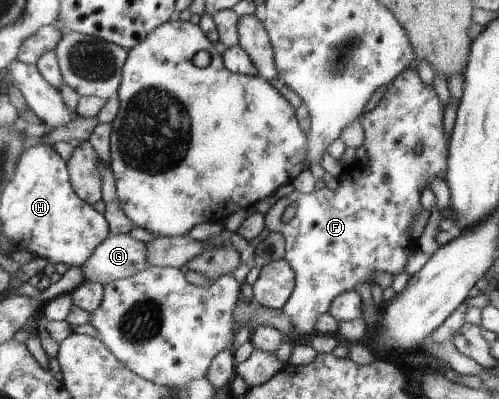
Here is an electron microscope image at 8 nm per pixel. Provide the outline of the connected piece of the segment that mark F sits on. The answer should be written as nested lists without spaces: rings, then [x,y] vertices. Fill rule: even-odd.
[[[416,68],[403,69],[395,78],[387,83],[386,89],[384,90],[377,105],[372,110],[359,117],[359,124],[361,124],[363,134],[365,135],[363,142],[367,151],[367,164],[359,164],[356,160],[353,164],[346,168],[337,178],[338,184],[335,190],[330,191],[328,188],[323,187],[321,189],[313,189],[312,192],[303,194],[293,189],[292,192],[286,196],[277,199],[275,204],[273,204],[264,213],[264,229],[282,234],[282,237],[284,238],[284,259],[287,261],[287,264],[289,264],[294,274],[295,286],[293,287],[289,298],[287,298],[285,304],[281,308],[283,310],[283,314],[289,318],[293,332],[297,334],[297,337],[295,337],[293,341],[306,341],[314,332],[316,332],[315,326],[317,318],[319,318],[319,316],[328,309],[329,303],[333,300],[333,298],[335,298],[335,296],[337,296],[337,294],[341,294],[341,292],[345,292],[346,290],[355,290],[355,284],[370,284],[370,286],[373,286],[374,282],[372,280],[372,276],[375,272],[382,272],[391,275],[403,272],[407,258],[409,258],[409,256],[413,254],[413,251],[416,250],[415,244],[417,238],[413,240],[413,238],[409,236],[409,226],[411,226],[411,222],[413,222],[413,216],[422,209],[419,204],[420,192],[427,186],[427,180],[429,180],[429,178],[445,180],[445,170],[447,170],[447,149],[449,148],[449,142],[444,130],[442,129],[441,118],[443,118],[443,109],[443,102],[439,100],[439,96],[437,96],[437,92],[435,92],[435,88],[433,88],[431,84],[426,86],[421,82],[421,80],[419,80]],[[416,144],[421,144],[421,146],[423,146],[419,155],[413,152],[413,147]],[[289,204],[293,204],[293,208],[295,208],[295,210],[293,210],[293,216],[291,216],[287,222],[283,222],[283,220],[281,220],[281,214],[283,214],[283,210],[285,210]]]

